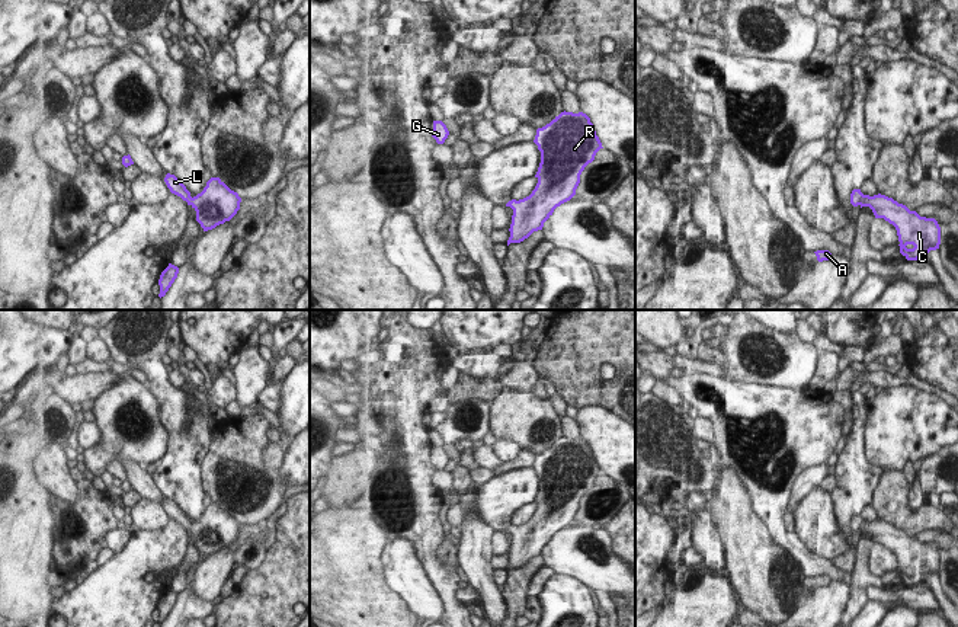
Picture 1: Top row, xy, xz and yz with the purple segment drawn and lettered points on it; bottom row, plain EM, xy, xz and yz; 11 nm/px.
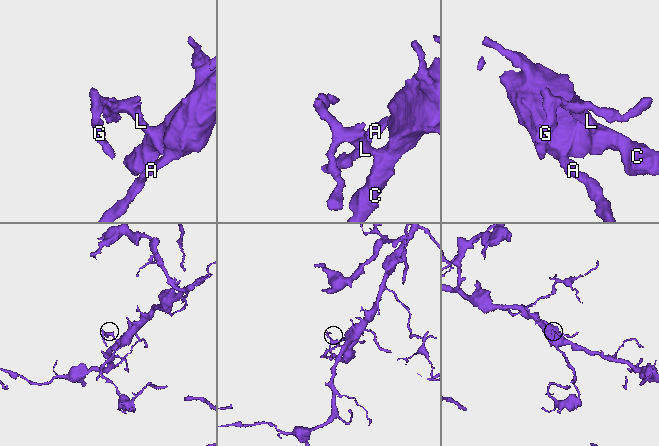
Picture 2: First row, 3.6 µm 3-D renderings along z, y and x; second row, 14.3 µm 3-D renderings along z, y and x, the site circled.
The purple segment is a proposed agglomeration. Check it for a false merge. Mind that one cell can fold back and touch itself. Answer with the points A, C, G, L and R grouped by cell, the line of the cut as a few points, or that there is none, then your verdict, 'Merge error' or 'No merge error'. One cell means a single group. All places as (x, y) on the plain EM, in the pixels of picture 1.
Groups: A C G L R. No split. No merge error

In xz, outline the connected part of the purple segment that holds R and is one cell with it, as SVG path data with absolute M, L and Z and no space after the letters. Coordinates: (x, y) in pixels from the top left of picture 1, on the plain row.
M561 438L536 455L534 468L541 477L535 500L538 509L529 522L506 530L513 535L507 572L542 556L554 535L576 521L581 498L603 474L590 444L583 438Z

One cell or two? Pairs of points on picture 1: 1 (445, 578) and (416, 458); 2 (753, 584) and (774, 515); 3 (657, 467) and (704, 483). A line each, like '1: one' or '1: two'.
1: one
2: two
3: one

